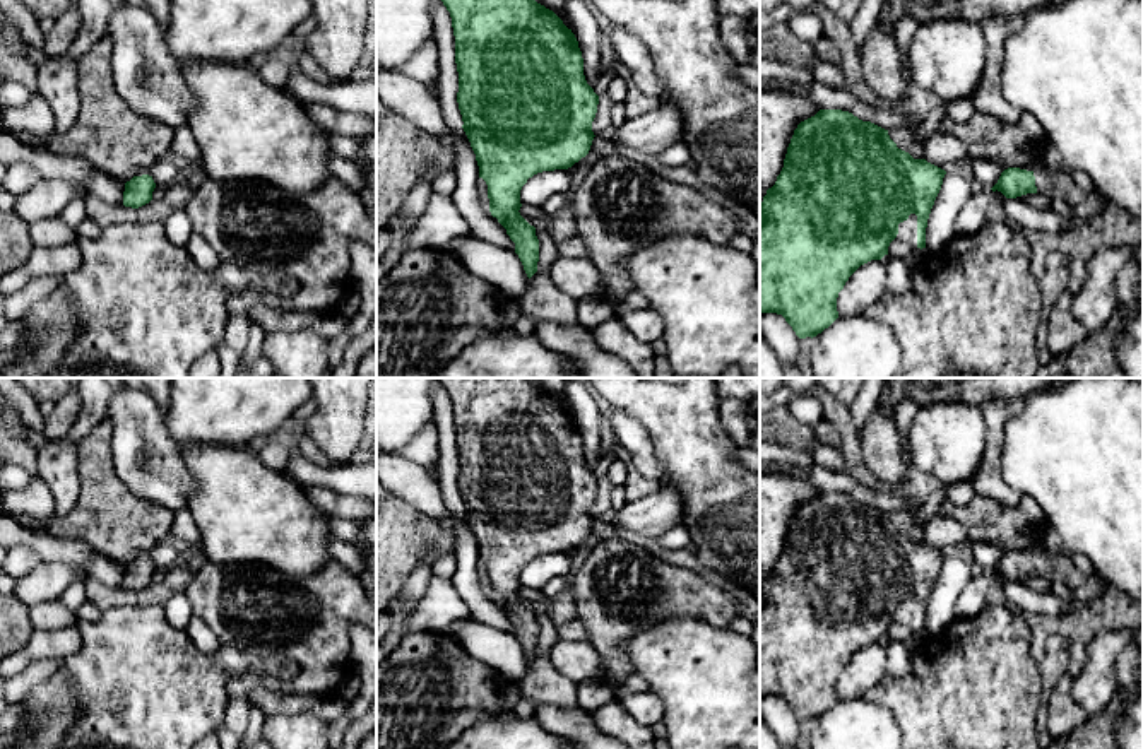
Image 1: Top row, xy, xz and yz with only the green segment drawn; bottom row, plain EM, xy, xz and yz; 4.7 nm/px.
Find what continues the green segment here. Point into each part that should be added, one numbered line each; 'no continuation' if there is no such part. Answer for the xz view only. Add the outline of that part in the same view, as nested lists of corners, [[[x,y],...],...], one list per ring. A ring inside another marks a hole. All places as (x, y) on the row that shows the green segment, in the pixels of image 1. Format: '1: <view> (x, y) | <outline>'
no continuation

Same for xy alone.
no continuation

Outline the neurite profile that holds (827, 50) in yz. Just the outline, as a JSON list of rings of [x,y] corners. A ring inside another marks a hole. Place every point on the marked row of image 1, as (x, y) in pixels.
[[[821,36],[818,41],[813,43],[818,60],[825,63],[838,65],[842,60],[842,53],[833,39],[828,36]]]

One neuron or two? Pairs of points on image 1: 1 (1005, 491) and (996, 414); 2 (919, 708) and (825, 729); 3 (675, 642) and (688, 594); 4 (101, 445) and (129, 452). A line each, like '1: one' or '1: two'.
1: one
2: two
3: two
4: two

